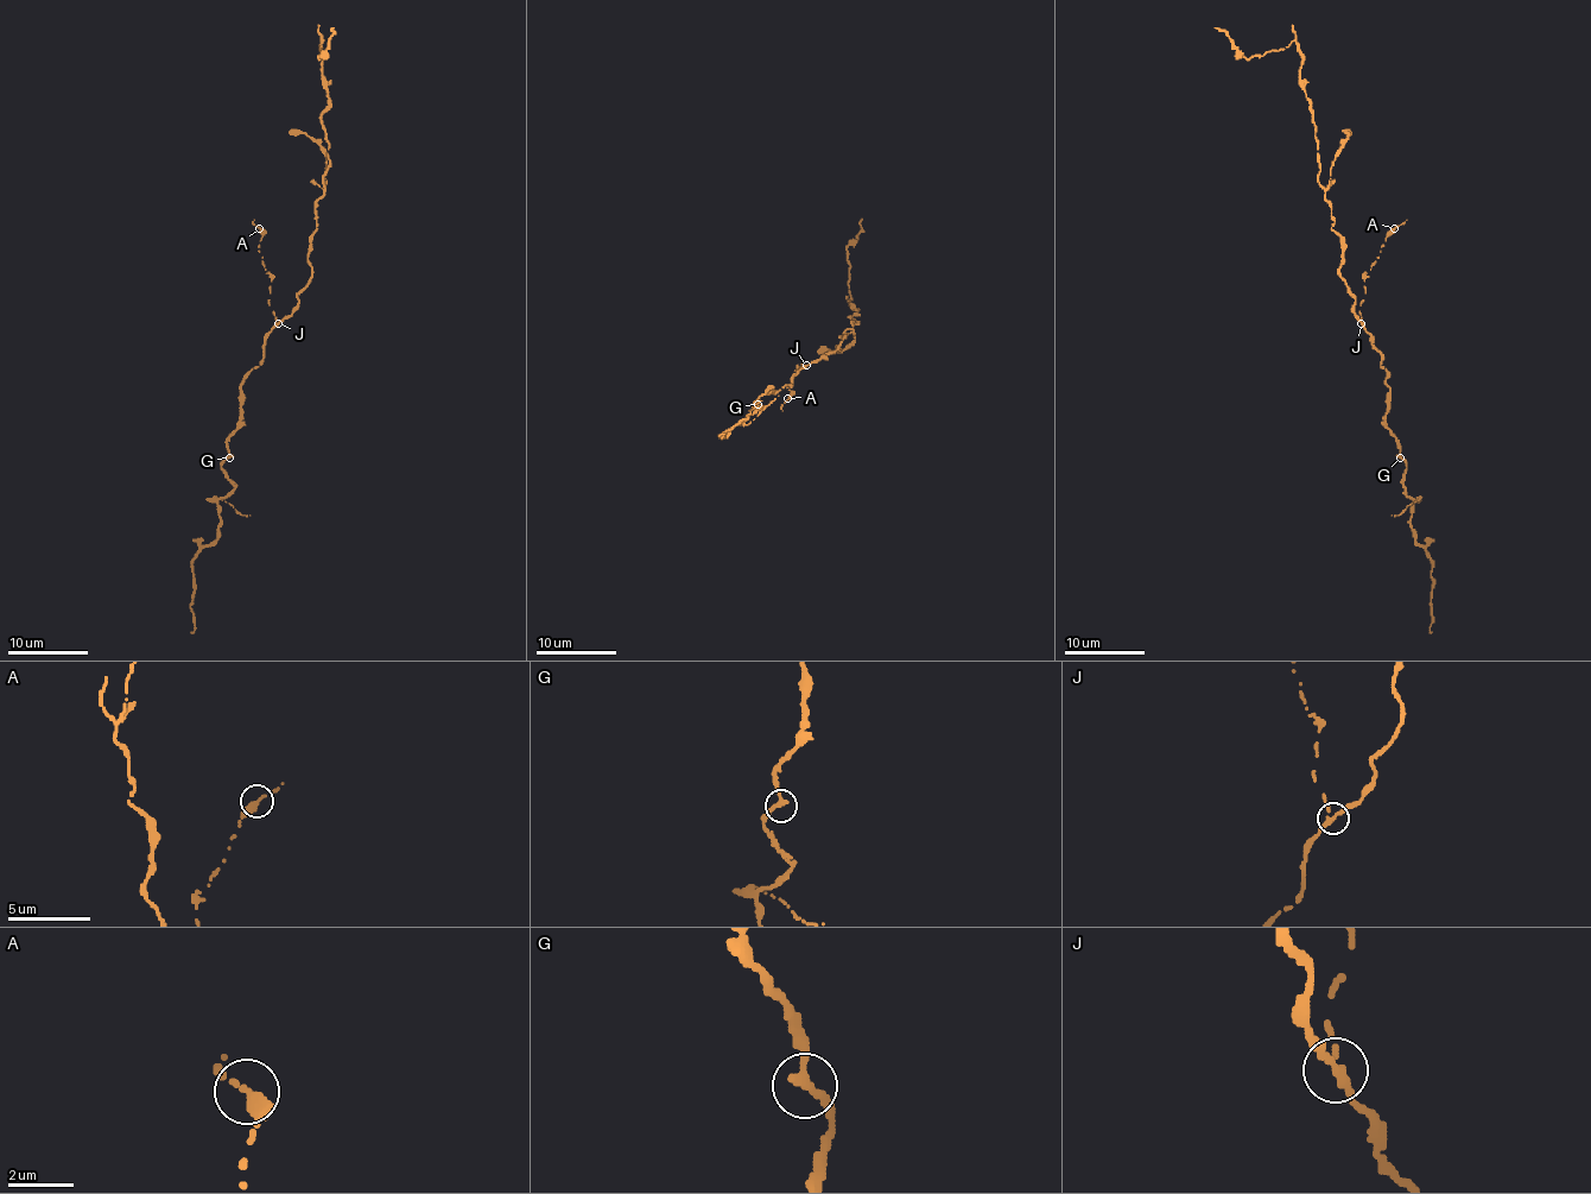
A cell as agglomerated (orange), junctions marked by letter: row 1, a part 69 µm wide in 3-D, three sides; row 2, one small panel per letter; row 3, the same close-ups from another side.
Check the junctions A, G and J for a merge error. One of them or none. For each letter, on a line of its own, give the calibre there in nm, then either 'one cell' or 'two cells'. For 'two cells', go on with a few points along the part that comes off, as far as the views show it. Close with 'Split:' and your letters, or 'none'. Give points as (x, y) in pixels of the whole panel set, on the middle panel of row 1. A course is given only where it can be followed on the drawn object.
A: 280 nm thick; one cell
G: 280 nm thick; one cell
J: 280 nm thick; one cell
Split: none

